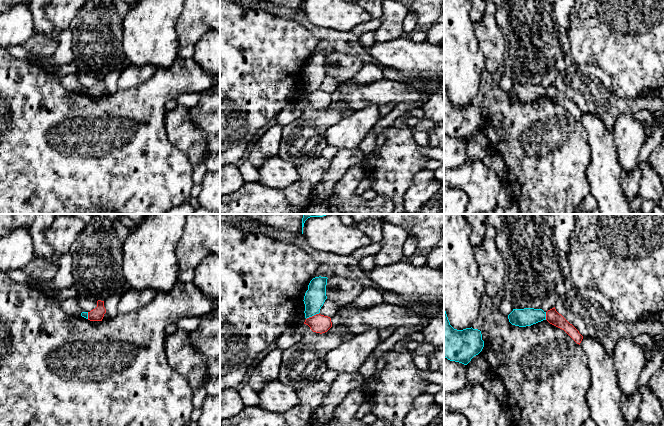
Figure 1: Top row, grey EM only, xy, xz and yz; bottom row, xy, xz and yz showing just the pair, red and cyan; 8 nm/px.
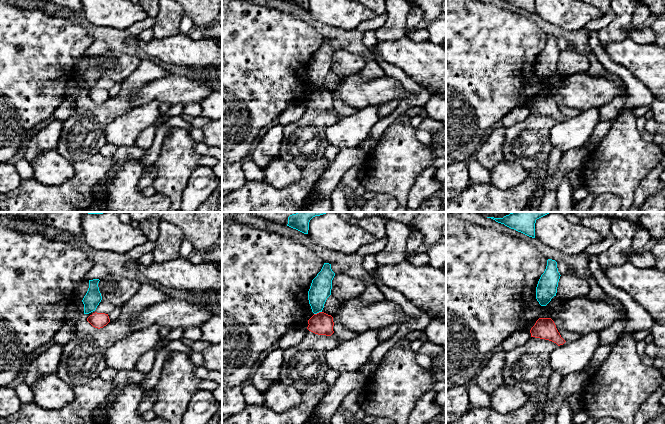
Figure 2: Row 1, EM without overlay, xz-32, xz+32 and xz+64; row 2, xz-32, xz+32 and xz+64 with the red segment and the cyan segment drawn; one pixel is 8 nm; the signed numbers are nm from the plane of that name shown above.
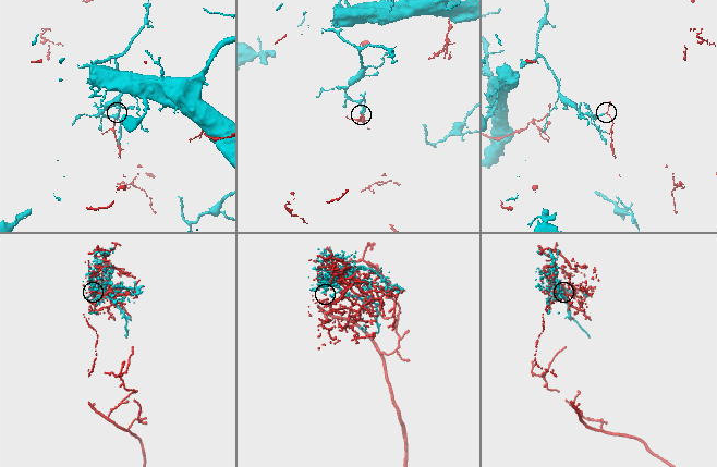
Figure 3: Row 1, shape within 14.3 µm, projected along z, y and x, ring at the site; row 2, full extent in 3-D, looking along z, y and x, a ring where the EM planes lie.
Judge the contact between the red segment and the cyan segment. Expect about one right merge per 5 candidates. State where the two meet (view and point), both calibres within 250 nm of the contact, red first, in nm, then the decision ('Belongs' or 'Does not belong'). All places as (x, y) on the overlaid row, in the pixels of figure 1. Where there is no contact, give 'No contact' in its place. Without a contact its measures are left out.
Touches red at xz (312, 316). Thickness 150 nm (red) against 170 nm. Does not belong

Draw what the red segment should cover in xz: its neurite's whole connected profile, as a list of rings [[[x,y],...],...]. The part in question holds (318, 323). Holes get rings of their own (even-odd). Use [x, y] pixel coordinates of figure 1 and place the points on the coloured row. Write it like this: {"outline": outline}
{"outline": [[[320,313],[307,318],[304,324],[308,325],[313,332],[320,334],[327,332],[332,327],[331,318]]]}

